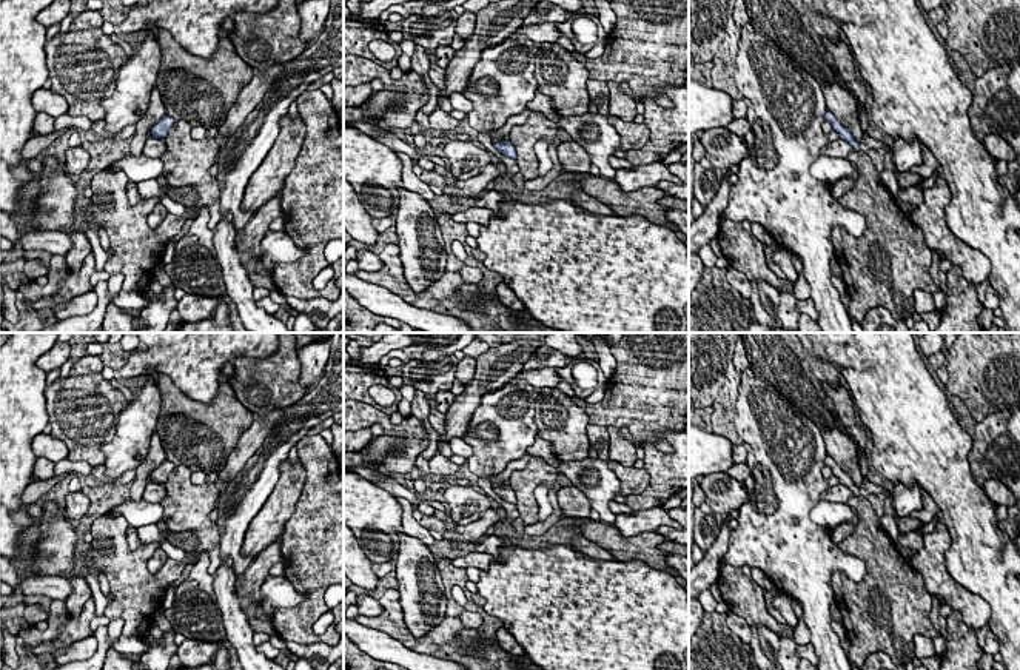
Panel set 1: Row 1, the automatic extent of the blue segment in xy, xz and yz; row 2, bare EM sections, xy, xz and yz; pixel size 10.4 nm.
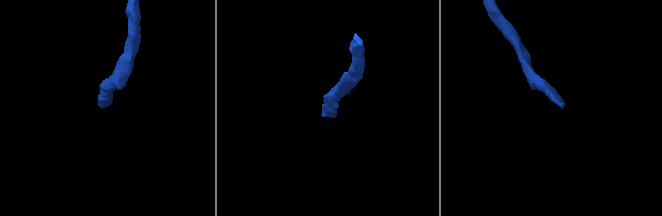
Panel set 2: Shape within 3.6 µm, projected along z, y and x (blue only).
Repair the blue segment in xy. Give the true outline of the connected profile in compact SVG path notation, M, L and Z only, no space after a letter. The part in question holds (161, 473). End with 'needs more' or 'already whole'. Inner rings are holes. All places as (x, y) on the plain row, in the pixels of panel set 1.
M168 459L163 461L156 470L153 470L151 473L151 479L153 479L153 484L162 484L165 485L165 482L168 481L168 474L171 473L171 470L174 468L176 465L173 462L169 462Z; already whole

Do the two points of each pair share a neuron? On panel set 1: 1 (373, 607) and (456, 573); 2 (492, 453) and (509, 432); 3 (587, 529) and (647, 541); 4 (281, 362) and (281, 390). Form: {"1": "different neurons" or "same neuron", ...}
{"1": "different neurons", "2": "same neuron", "3": "same neuron", "4": "same neuron"}

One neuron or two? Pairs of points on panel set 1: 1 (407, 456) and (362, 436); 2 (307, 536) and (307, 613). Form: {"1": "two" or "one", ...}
{"1": "two", "2": "one"}

